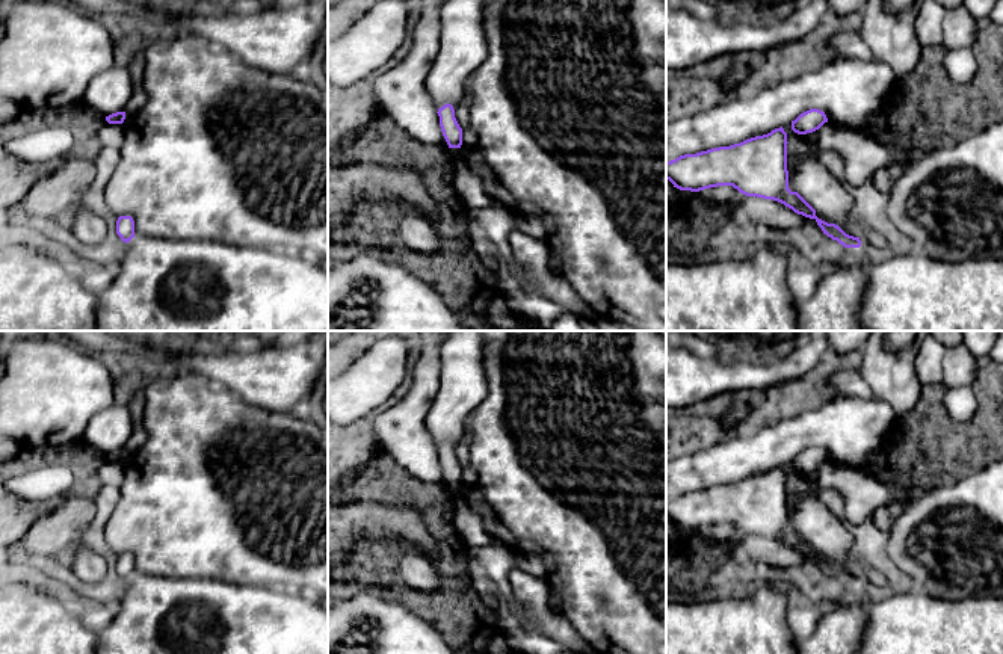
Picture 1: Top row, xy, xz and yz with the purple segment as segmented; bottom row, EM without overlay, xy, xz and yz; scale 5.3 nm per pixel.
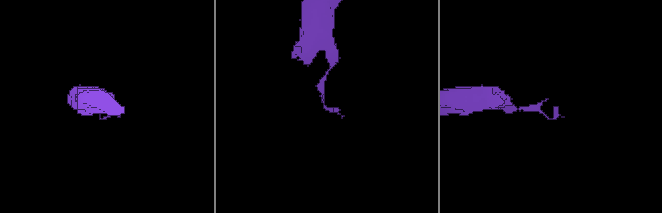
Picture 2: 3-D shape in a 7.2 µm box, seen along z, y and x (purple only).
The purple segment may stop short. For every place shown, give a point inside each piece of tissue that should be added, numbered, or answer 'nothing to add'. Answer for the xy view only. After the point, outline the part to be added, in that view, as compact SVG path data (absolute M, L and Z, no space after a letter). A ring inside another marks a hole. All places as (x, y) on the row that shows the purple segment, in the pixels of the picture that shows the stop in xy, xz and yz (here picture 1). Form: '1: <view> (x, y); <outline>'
1: xy (138, 100); M136 89L125 106L125 116L137 113L147 103L147 94L144 89Z

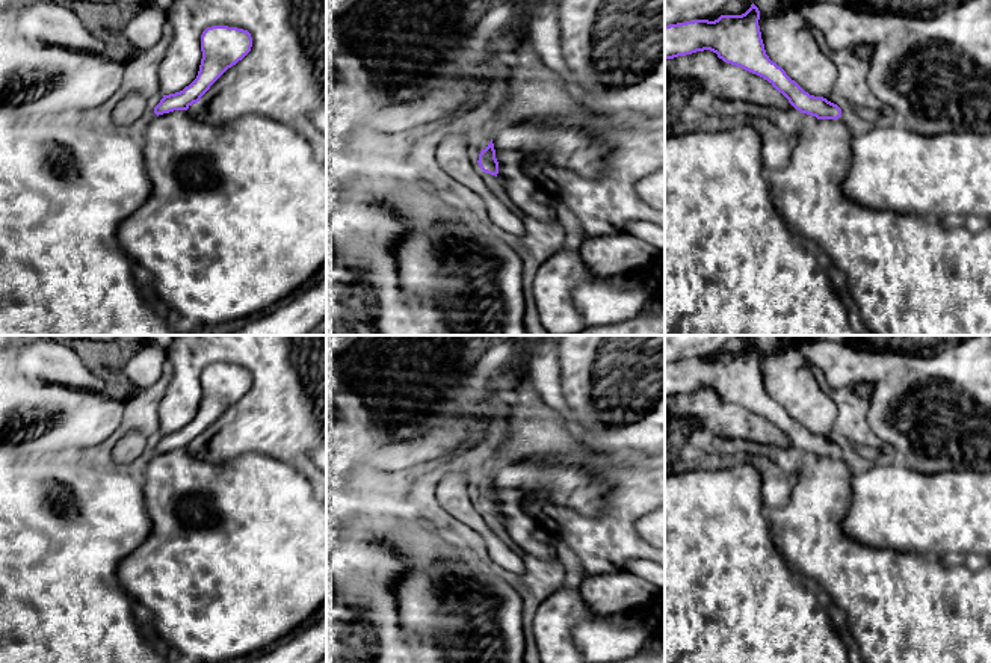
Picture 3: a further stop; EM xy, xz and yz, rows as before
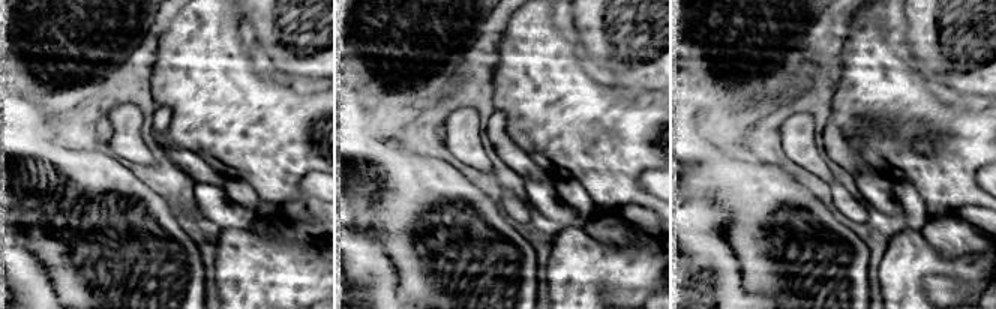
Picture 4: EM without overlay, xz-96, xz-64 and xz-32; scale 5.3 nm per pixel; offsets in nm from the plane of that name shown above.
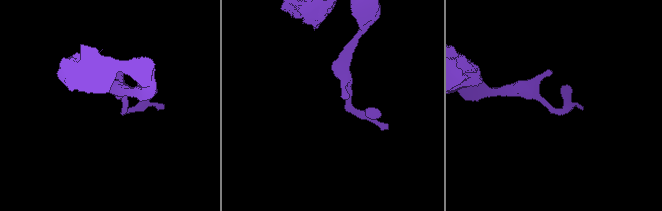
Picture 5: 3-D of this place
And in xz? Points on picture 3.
nothing to add

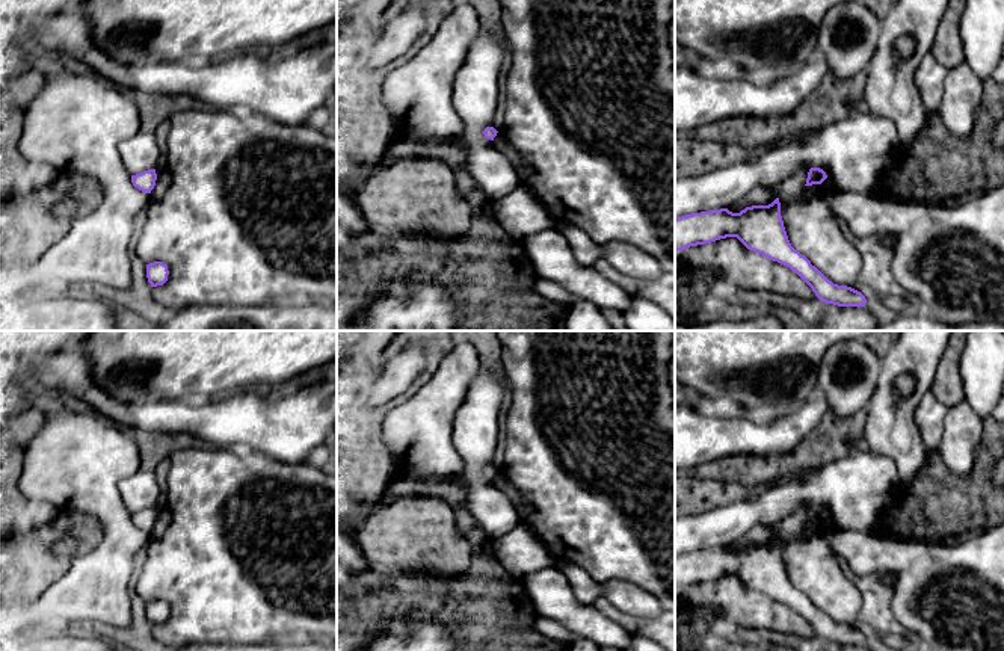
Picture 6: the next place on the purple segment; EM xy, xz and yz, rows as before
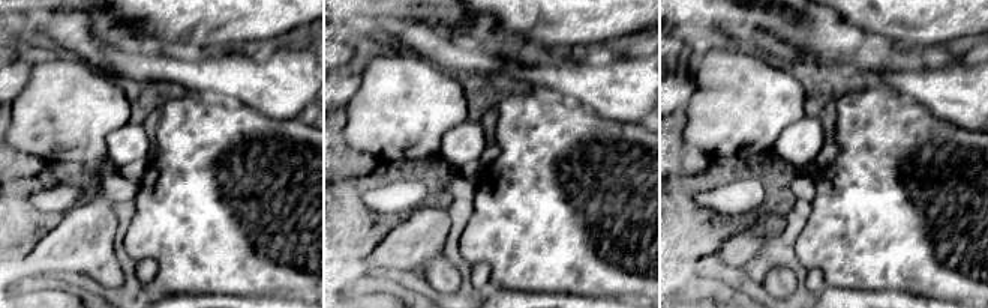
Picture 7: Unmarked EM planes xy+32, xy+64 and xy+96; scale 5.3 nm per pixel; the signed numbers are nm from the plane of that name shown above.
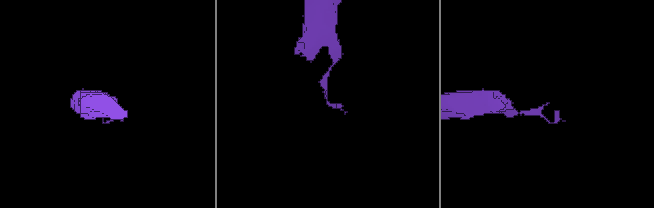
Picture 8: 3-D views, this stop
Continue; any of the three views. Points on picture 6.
1: xz (500, 142); M500 131L497 133L497 136L494 137L494 147L507 157L510 165L515 168L516 178L518 178L519 160L518 160L516 151L507 142L507 139L503 133L500 133Z

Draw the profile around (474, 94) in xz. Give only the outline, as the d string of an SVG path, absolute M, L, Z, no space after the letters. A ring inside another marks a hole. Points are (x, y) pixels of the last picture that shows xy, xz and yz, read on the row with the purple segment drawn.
M480 27L468 56L454 77L451 103L464 121L464 133L459 136L465 151L465 169L482 193L495 202L504 198L518 186L516 171L507 157L494 147L494 140L486 139L483 131L492 127L492 118L498 98L498 69L504 54L510 50L504 32L497 35Z

